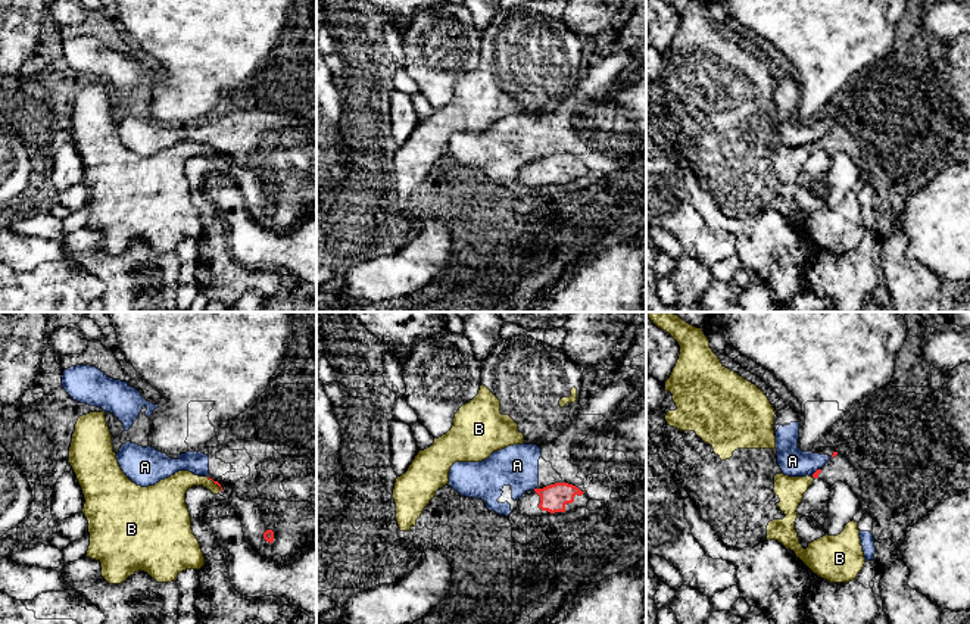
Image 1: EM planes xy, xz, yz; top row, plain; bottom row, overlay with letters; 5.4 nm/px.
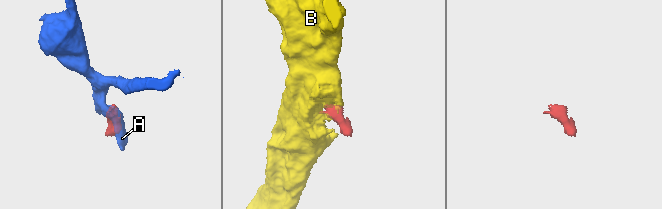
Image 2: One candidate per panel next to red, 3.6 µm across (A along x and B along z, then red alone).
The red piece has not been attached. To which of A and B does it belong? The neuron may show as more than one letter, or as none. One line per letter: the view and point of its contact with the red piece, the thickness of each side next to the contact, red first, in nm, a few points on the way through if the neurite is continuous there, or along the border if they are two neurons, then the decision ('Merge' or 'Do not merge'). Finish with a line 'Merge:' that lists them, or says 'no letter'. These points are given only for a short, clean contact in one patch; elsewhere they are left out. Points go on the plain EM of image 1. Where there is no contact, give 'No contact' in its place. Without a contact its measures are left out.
A: Touches red at yz (817, 140). Thickness 30 nm (red) against 160 nm. Path across: yz (816, 144), (817, 140), (810, 134), (792, 131). Merge
B: Touches red at xy (215, 153). Thickness 20 nm (red) against 160 nm. Boundary: xy (206, 147), (221, 161). Do not merge
Merge: A

